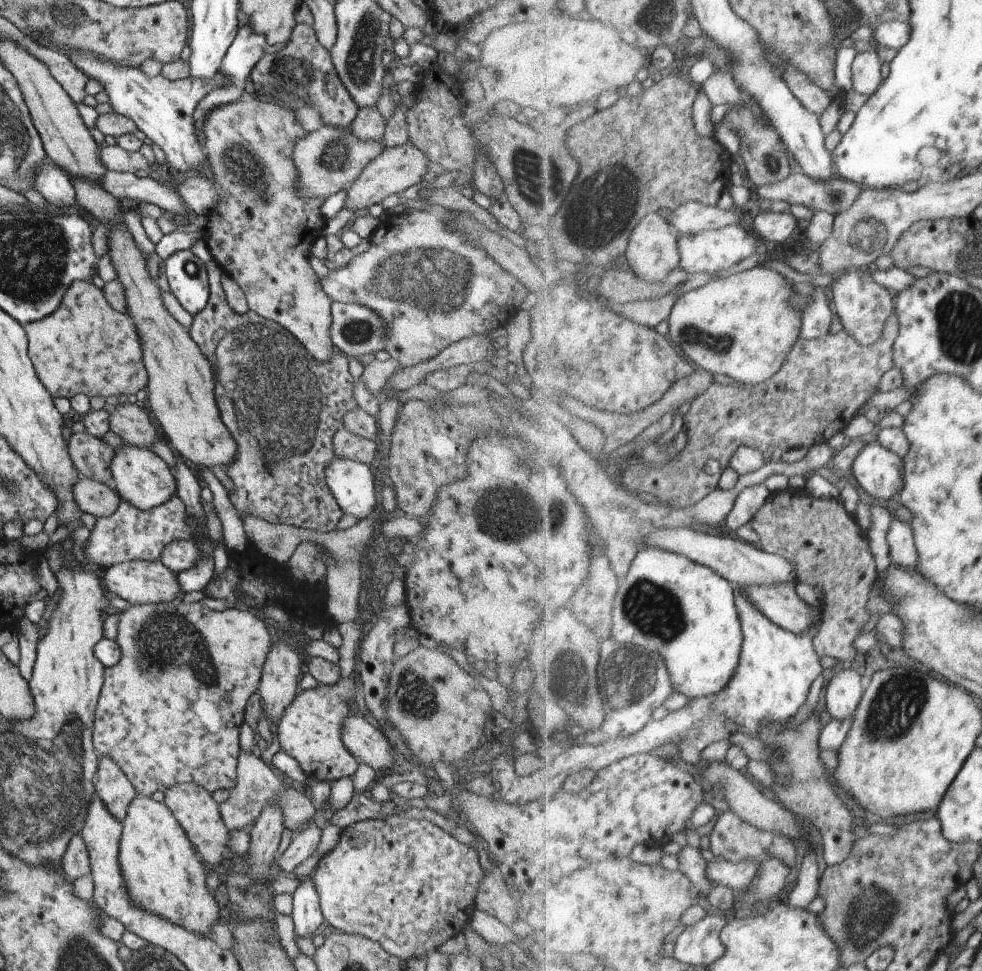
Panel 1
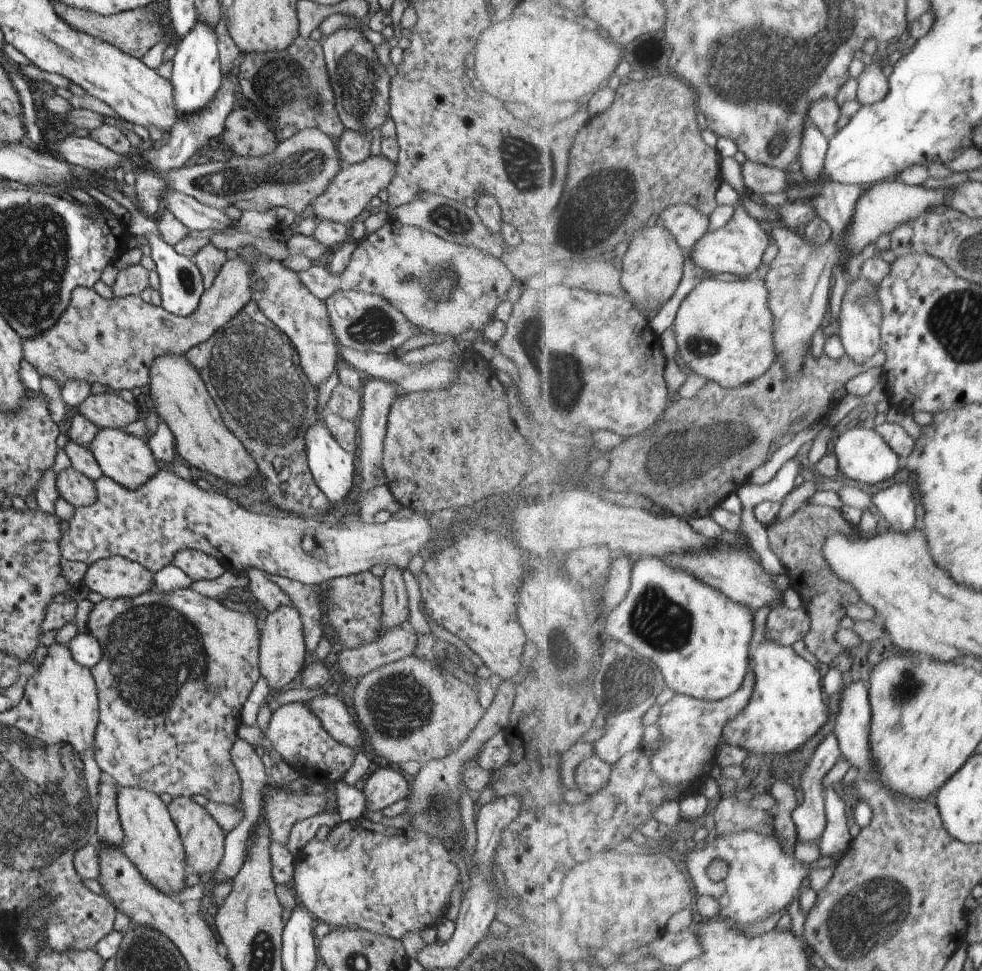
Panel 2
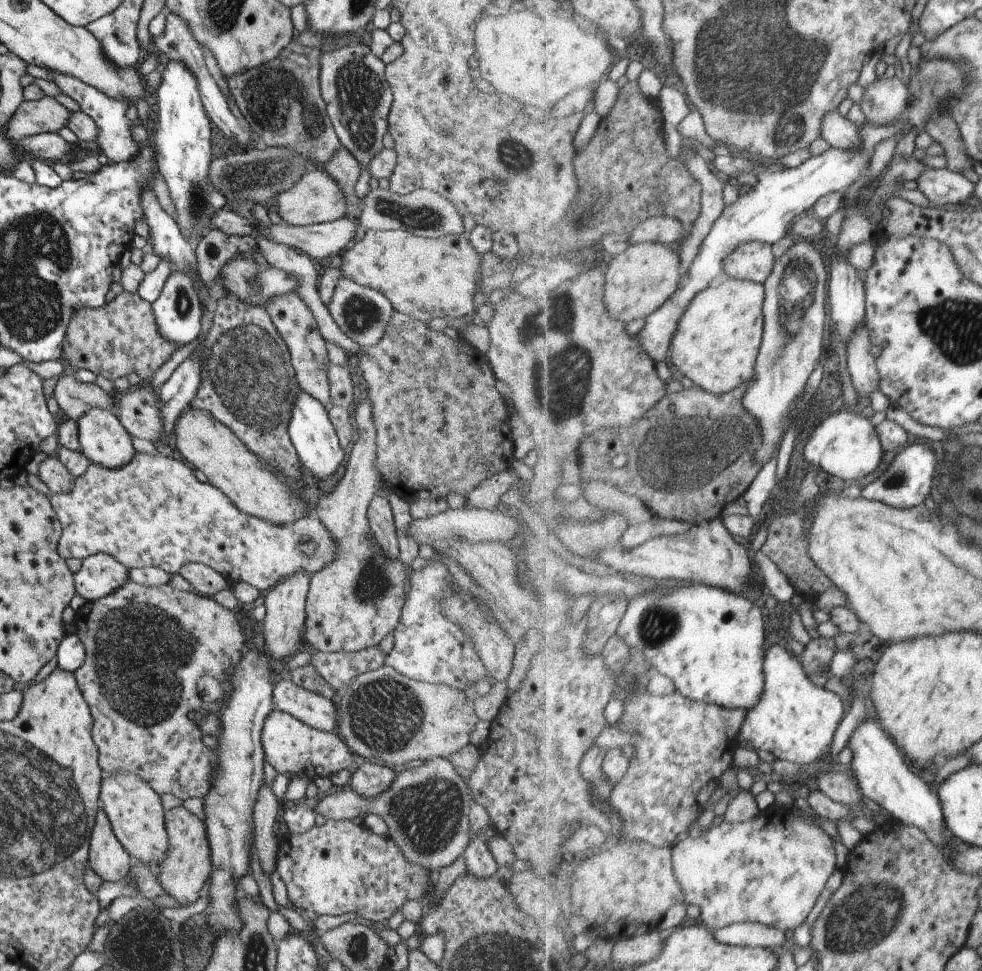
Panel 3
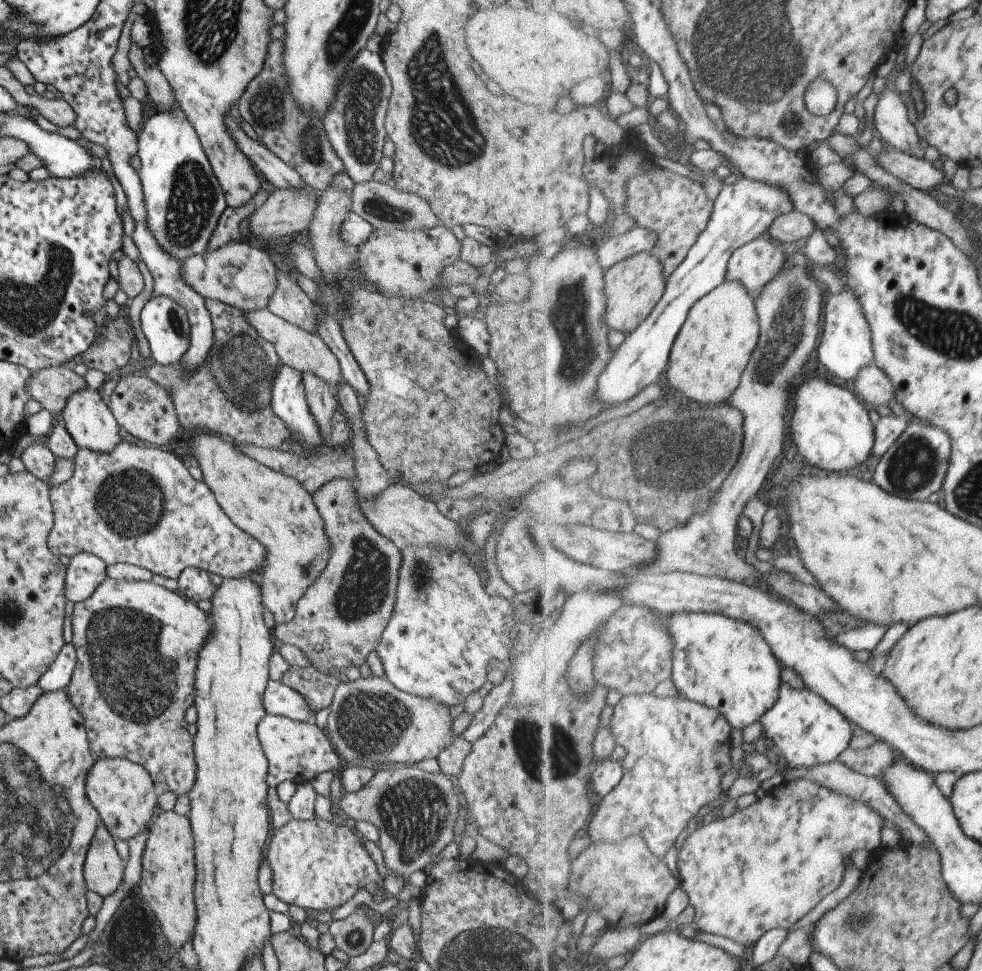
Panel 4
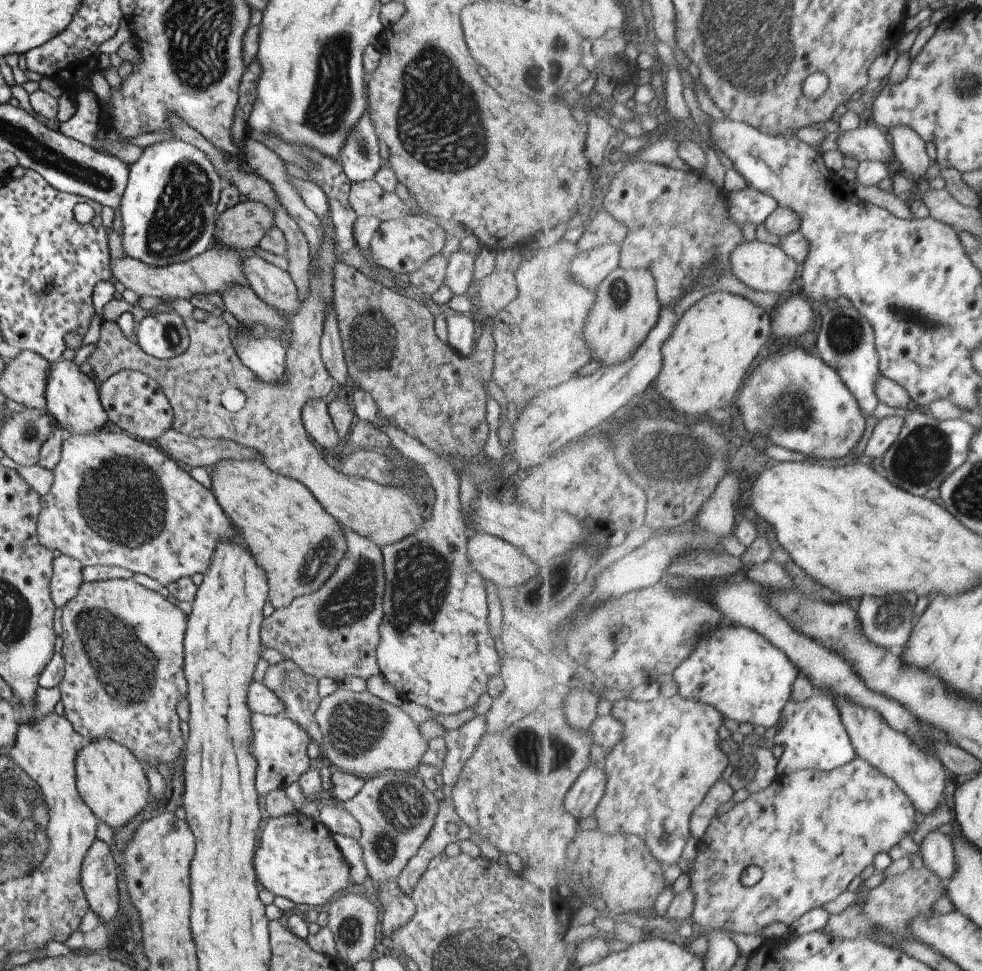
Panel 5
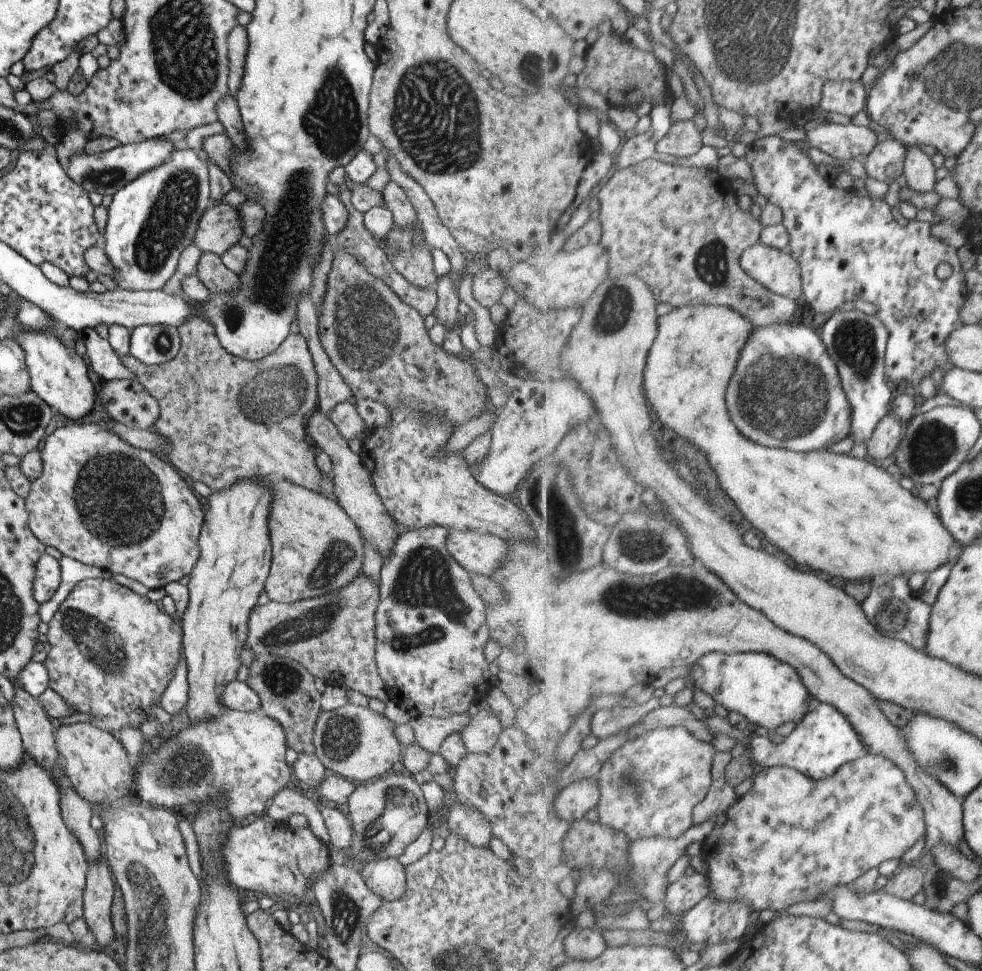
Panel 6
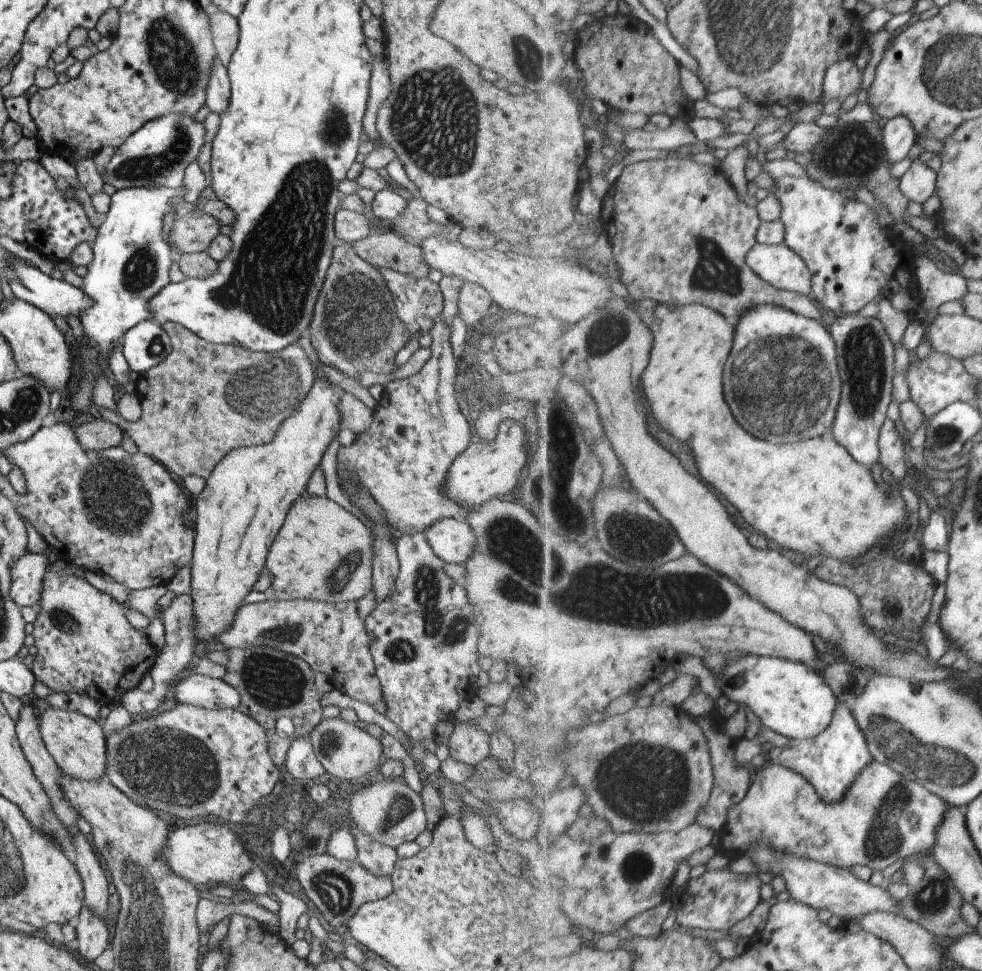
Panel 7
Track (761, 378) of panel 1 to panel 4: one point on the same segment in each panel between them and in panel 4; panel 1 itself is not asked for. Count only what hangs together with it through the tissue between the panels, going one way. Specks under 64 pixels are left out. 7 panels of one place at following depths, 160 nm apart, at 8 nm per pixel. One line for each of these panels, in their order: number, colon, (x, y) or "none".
2: (724, 328)
3: (717, 342)
4: (715, 346)

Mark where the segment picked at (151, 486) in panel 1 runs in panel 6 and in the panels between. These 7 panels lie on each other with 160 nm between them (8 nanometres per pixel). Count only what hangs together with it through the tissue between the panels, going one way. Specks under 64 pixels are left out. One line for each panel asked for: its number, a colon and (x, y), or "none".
2: (127, 460)
3: (102, 439)
4: (89, 422)
5: (71, 400)
6: (57, 375)

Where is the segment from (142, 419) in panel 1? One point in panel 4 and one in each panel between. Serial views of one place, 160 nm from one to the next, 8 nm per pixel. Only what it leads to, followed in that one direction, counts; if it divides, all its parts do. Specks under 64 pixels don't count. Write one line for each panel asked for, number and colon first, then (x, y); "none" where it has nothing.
2: (105, 410)
3: (75, 398)
4: (51, 387)

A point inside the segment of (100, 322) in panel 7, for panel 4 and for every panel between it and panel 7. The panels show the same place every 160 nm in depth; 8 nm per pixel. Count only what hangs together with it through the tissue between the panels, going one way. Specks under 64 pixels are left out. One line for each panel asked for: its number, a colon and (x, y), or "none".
4: (183, 201)
5: (168, 208)
6: (152, 218)

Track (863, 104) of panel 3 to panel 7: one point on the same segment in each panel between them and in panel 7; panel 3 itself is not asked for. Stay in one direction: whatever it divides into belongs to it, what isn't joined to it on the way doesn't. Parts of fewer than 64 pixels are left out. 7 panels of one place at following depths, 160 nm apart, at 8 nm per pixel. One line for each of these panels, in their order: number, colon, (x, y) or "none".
4: (891, 118)
5: (910, 148)
6: (919, 170)
7: (919, 182)

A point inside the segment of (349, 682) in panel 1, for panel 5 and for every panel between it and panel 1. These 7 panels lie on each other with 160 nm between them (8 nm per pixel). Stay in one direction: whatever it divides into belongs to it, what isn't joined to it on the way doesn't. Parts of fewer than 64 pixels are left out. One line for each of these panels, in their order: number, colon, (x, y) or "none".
2: (294, 733)
3: (289, 746)
4: (296, 751)
5: (279, 746)

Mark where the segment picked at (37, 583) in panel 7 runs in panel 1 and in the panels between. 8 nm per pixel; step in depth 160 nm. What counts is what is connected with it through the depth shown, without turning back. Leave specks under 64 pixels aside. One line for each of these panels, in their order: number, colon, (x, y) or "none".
1: (139, 582)
2: (114, 577)
3: (99, 574)
4: (85, 571)
5: (65, 580)
6: (47, 571)

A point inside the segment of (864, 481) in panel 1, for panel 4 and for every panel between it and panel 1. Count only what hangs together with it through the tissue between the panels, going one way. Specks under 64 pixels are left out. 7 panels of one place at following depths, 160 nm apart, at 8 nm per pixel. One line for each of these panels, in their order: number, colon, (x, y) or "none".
2: (864, 455)
3: (846, 445)
4: (831, 425)

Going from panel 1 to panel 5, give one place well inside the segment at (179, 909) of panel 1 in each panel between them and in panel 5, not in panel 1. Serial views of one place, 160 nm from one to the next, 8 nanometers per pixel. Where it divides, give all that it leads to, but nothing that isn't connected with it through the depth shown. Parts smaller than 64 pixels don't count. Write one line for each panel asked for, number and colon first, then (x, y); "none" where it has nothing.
2: (150, 841)
3: (134, 811)
4: (121, 792)
5: (111, 782)

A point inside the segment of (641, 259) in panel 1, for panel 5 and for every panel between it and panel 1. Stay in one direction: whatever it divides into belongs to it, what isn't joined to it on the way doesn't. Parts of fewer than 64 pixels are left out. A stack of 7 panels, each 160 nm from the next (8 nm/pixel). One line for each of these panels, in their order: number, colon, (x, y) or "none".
2: (653, 264)
3: (639, 281)
4: (634, 287)
5: (628, 306)

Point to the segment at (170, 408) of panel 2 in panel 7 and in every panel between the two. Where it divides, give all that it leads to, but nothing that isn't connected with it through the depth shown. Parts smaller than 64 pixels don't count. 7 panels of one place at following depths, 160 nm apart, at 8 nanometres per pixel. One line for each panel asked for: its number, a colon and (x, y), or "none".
3: (210, 446)
4: (274, 509)
5: (297, 544)
6: (315, 548)
7: (322, 552)

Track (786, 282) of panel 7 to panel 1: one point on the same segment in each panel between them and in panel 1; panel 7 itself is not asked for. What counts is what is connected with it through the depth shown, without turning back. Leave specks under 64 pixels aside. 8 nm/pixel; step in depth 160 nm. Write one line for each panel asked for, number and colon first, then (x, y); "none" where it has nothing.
1: (708, 251)
2: (737, 248)
3: (752, 261)
4: (754, 264)
5: (761, 266)
6: (779, 271)

